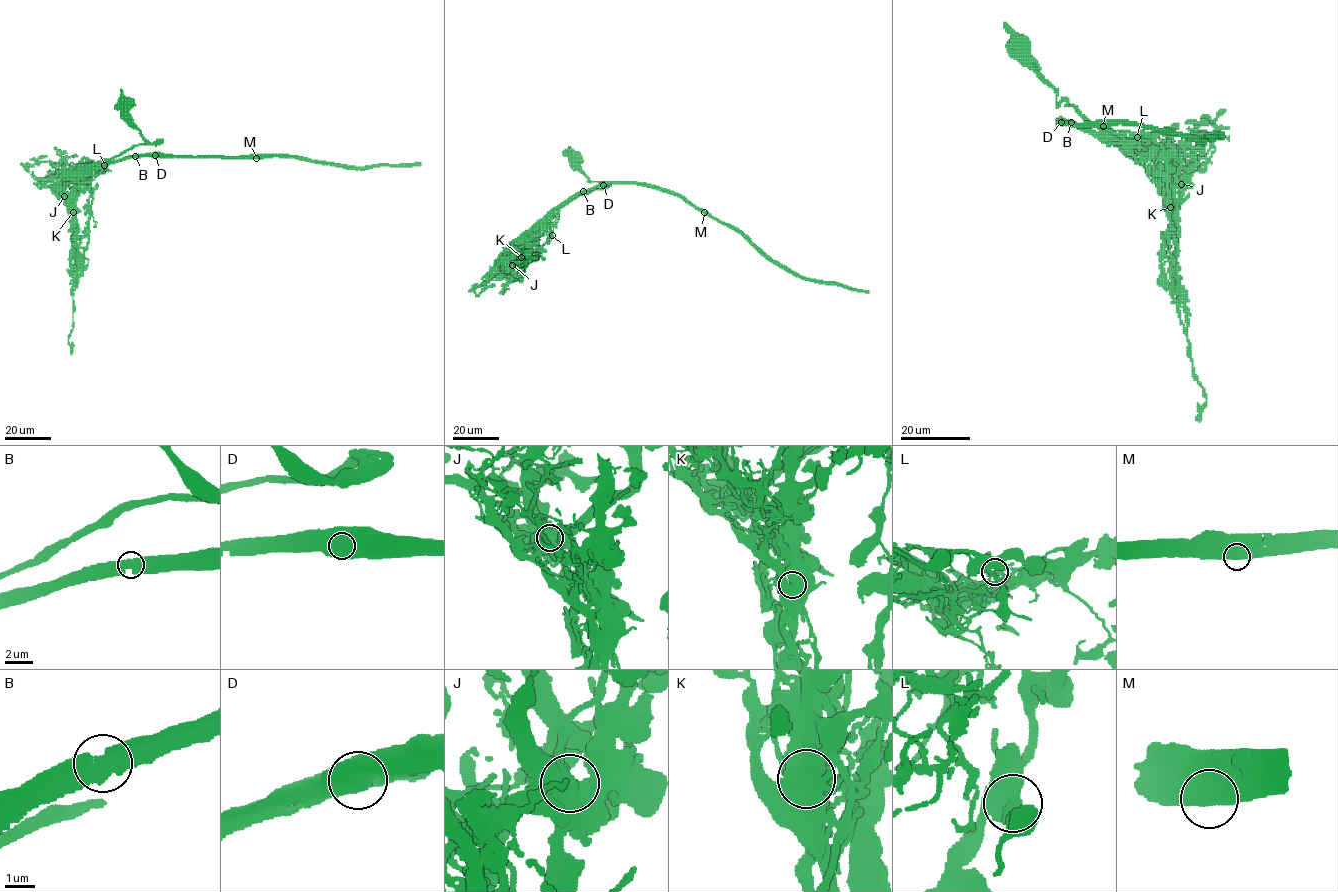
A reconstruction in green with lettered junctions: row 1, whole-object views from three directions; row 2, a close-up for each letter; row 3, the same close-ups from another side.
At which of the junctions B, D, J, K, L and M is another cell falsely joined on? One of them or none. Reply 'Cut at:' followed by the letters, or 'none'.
Cut at: K

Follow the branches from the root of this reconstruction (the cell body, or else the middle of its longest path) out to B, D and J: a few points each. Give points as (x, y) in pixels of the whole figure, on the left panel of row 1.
B: (129, 104), (129, 121), (149, 142), (158, 141), (131, 147), (104, 163), (136, 155)
D: (129, 104), (129, 121), (149, 142), (158, 141), (131, 147), (104, 163), (155, 155)
J: (129, 104), (129, 121), (149, 142), (158, 141), (131, 147), (97, 167), (72, 172), (61, 184), (64, 197)

